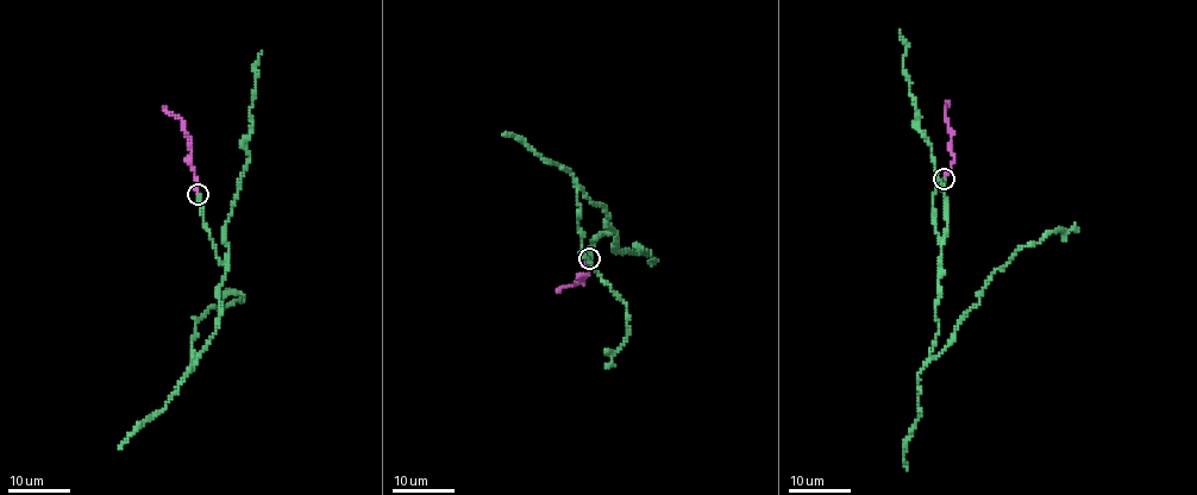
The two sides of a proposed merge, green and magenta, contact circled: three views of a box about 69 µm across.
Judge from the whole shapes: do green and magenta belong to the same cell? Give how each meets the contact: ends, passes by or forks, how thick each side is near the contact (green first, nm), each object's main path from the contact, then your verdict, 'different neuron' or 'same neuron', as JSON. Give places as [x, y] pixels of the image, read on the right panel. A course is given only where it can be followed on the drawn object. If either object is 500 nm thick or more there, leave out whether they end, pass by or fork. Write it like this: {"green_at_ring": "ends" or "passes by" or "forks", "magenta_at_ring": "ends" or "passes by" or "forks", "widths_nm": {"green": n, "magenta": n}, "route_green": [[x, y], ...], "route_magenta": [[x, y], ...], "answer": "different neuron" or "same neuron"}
{"green_at_ring": "ends", "magenta_at_ring": "ends", "widths_nm": {"green": 320, "magenta": 160}, "route_green": [[944, 179], [933, 194], [941, 251], [931, 356], [1019, 246], [1077, 231]], "route_magenta": [[944, 179], [956, 158], [951, 150], [947, 101]], "answer": "same neuron"}

